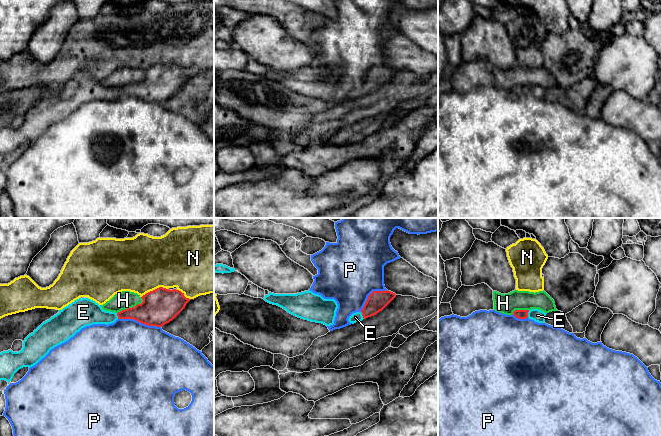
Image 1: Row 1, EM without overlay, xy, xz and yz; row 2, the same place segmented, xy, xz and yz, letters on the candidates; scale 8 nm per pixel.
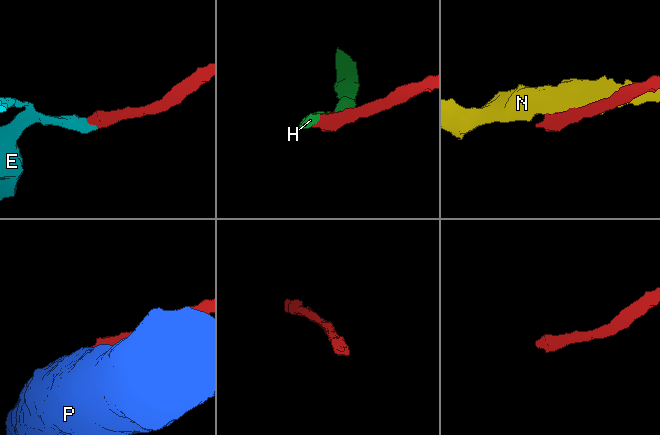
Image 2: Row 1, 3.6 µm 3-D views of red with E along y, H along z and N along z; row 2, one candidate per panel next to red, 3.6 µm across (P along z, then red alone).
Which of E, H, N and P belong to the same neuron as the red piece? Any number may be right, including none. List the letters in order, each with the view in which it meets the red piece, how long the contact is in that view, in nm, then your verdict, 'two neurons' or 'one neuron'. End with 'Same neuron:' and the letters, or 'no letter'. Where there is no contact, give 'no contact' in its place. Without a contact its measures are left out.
E: yz | 70 nm | one neuron
H: xy | 240 nm | two neurons
N: xy | 220 nm | two neurons
P: xy | 360 nm | two neurons
Same neuron: E

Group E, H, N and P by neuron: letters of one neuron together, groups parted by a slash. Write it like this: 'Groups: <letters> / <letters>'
Groups: E / H / N / P

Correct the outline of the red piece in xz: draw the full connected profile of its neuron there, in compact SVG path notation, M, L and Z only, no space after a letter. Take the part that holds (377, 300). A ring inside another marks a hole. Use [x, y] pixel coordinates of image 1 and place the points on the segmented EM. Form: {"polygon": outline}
{"polygon": "M373 291L360 312L353 313L349 322L354 324L368 317L374 316L382 311L394 298L396 294L391 291Z"}

